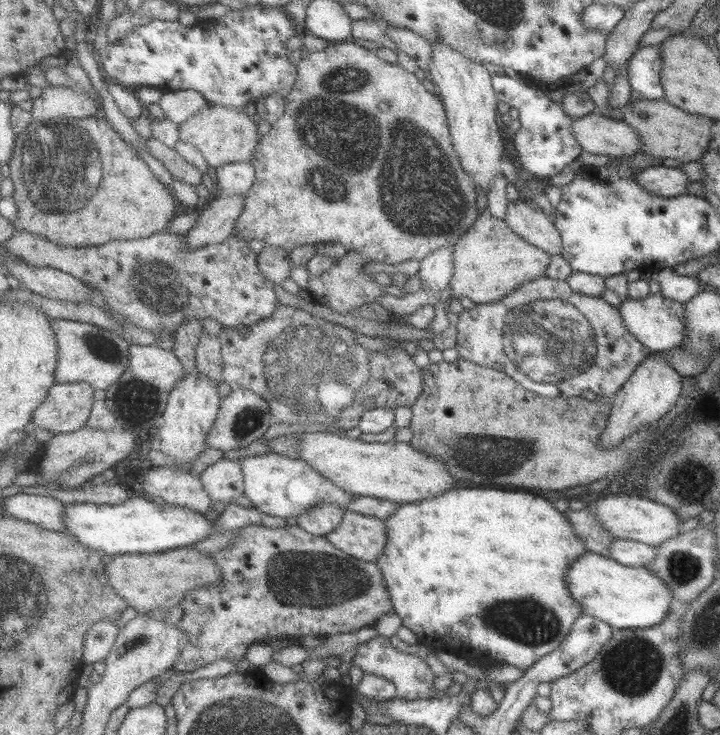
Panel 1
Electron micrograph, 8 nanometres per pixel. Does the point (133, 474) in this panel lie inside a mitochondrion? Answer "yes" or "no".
no

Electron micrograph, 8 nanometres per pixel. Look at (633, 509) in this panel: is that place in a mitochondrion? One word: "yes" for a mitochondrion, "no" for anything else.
no

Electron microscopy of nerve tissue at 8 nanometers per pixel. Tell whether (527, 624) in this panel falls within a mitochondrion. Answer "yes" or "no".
yes

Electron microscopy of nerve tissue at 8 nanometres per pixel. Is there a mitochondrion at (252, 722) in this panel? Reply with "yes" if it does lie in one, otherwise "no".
yes

